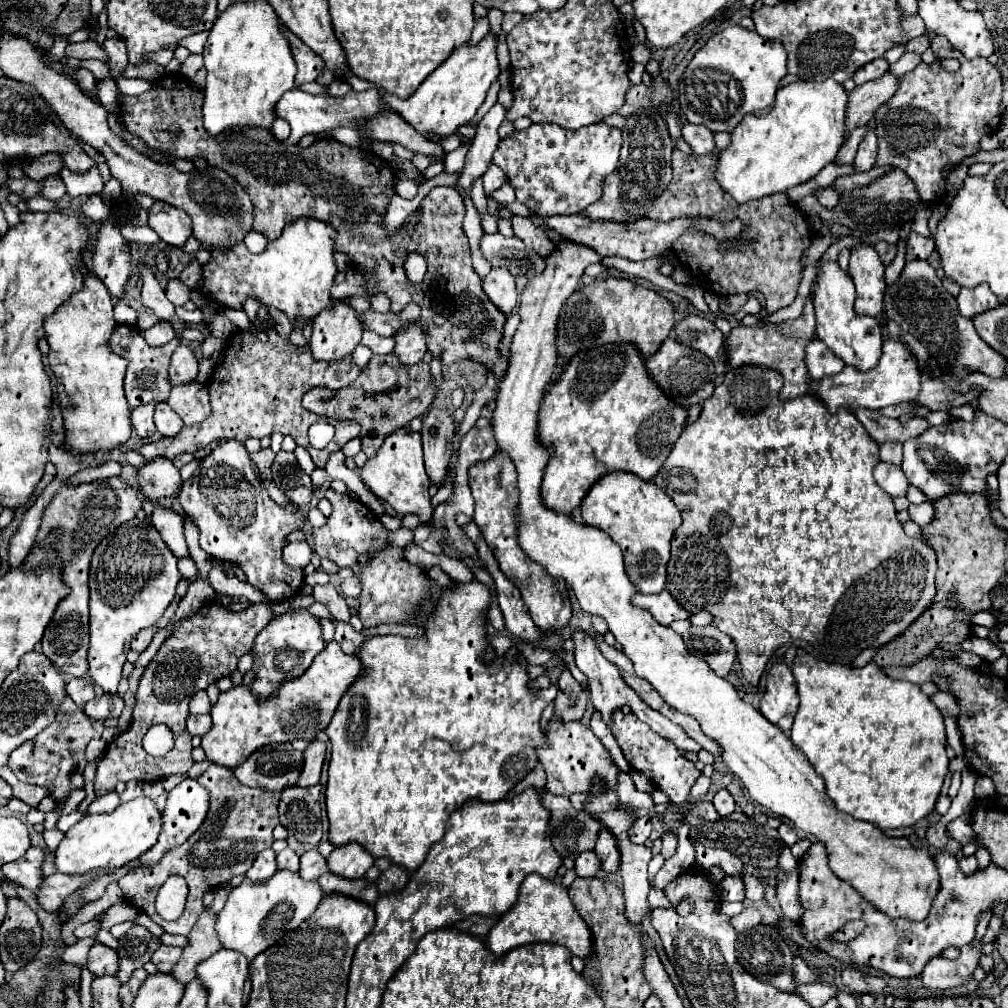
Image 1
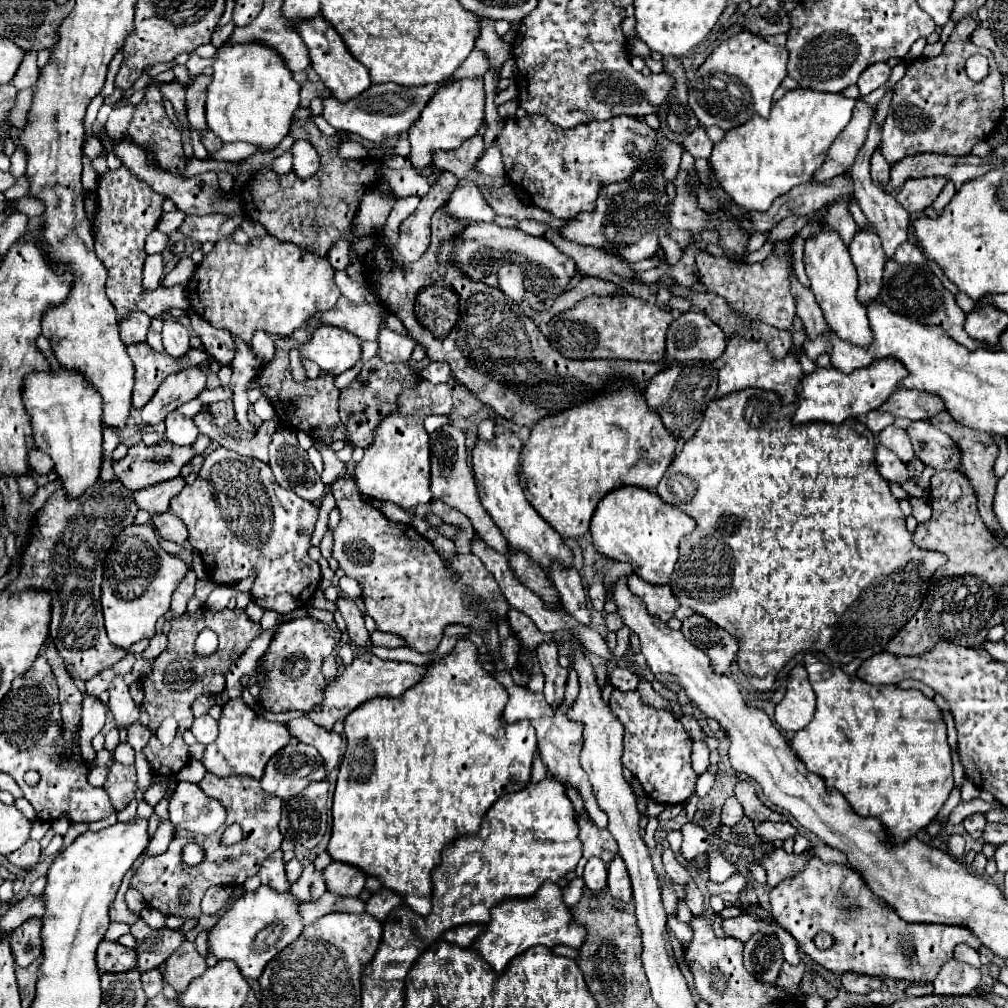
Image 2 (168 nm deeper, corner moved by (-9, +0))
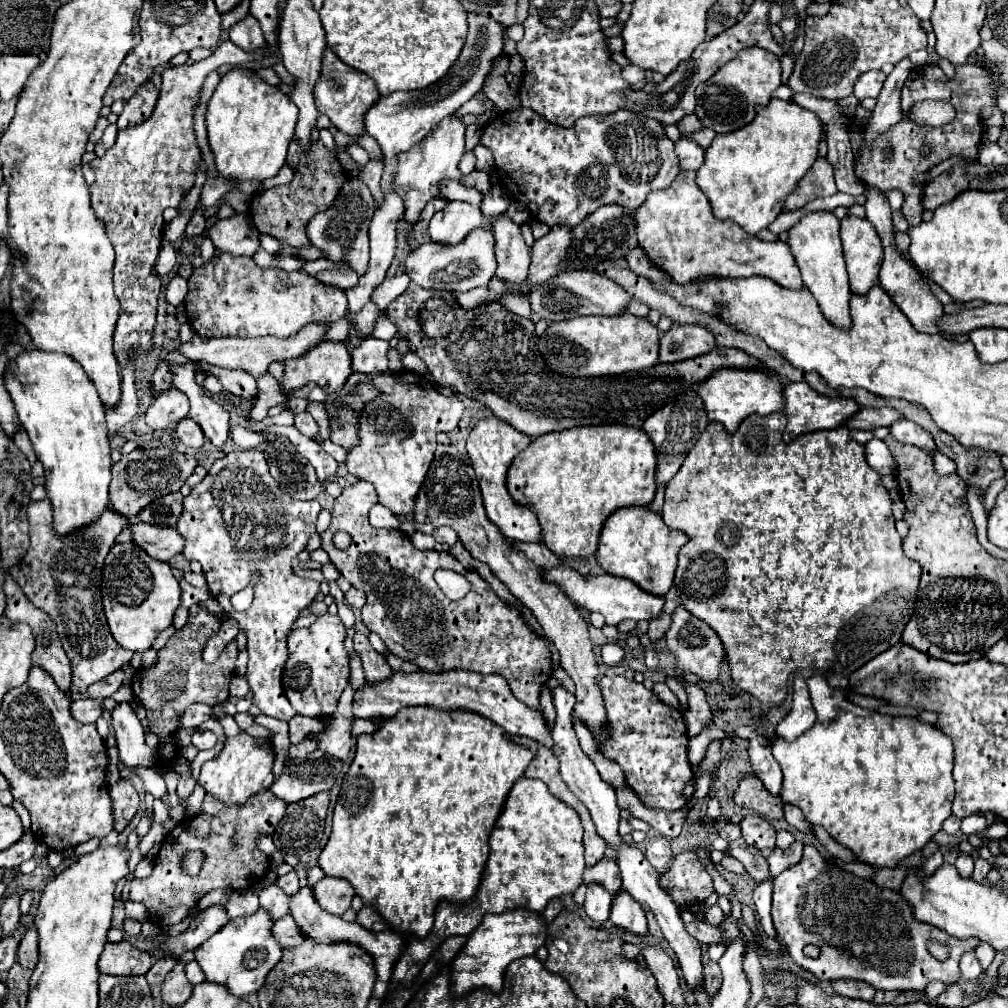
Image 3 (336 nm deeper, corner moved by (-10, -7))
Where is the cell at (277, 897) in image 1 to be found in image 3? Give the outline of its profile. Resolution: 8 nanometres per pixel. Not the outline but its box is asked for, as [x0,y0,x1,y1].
[195,908,283,998]

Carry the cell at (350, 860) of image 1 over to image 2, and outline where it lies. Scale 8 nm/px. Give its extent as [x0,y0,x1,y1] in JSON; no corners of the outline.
[322,861,366,897]

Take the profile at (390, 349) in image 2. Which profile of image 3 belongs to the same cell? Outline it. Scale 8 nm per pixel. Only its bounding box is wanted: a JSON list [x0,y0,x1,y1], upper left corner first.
[351,338,389,374]

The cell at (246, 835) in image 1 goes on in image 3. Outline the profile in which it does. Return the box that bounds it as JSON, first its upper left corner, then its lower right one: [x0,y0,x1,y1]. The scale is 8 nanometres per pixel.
[129,790,285,926]

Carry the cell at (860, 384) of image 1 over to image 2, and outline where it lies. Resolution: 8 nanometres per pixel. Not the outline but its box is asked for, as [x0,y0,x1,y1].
[792,361,906,425]

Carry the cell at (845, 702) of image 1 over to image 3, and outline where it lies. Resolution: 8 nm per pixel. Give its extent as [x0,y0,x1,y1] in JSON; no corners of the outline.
[773,676,953,868]

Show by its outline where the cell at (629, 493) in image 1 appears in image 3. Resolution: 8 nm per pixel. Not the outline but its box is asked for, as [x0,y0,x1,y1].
[597,508,687,596]

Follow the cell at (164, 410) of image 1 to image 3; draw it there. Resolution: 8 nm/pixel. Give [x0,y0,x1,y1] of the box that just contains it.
[175,418,205,448]

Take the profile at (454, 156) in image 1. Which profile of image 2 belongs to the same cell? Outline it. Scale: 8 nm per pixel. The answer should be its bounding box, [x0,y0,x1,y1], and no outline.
[392,173,458,265]

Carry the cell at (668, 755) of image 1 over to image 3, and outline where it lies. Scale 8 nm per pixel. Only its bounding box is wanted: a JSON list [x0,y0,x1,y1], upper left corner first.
[599,666,695,810]

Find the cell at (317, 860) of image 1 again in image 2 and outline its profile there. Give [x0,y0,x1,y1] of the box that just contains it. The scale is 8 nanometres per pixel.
[290,865,326,901]

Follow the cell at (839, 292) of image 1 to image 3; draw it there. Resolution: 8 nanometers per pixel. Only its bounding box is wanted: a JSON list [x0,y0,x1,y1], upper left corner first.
[789,212,851,328]

